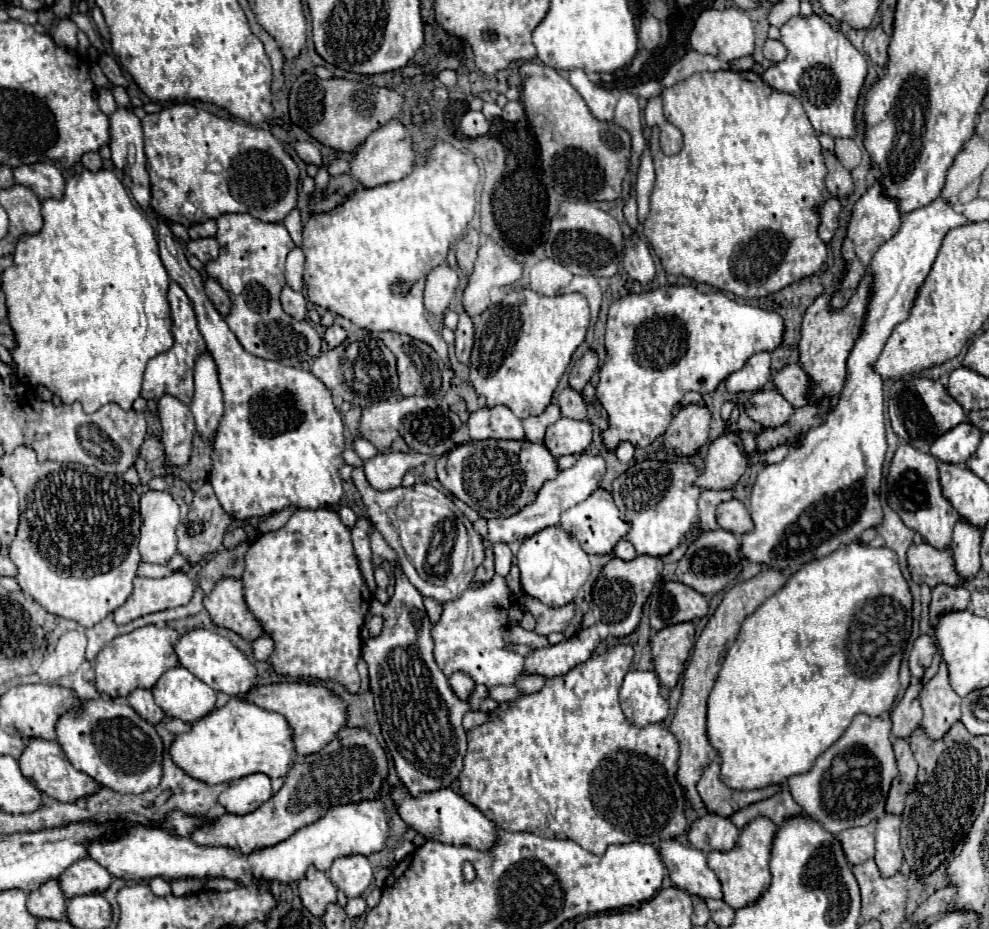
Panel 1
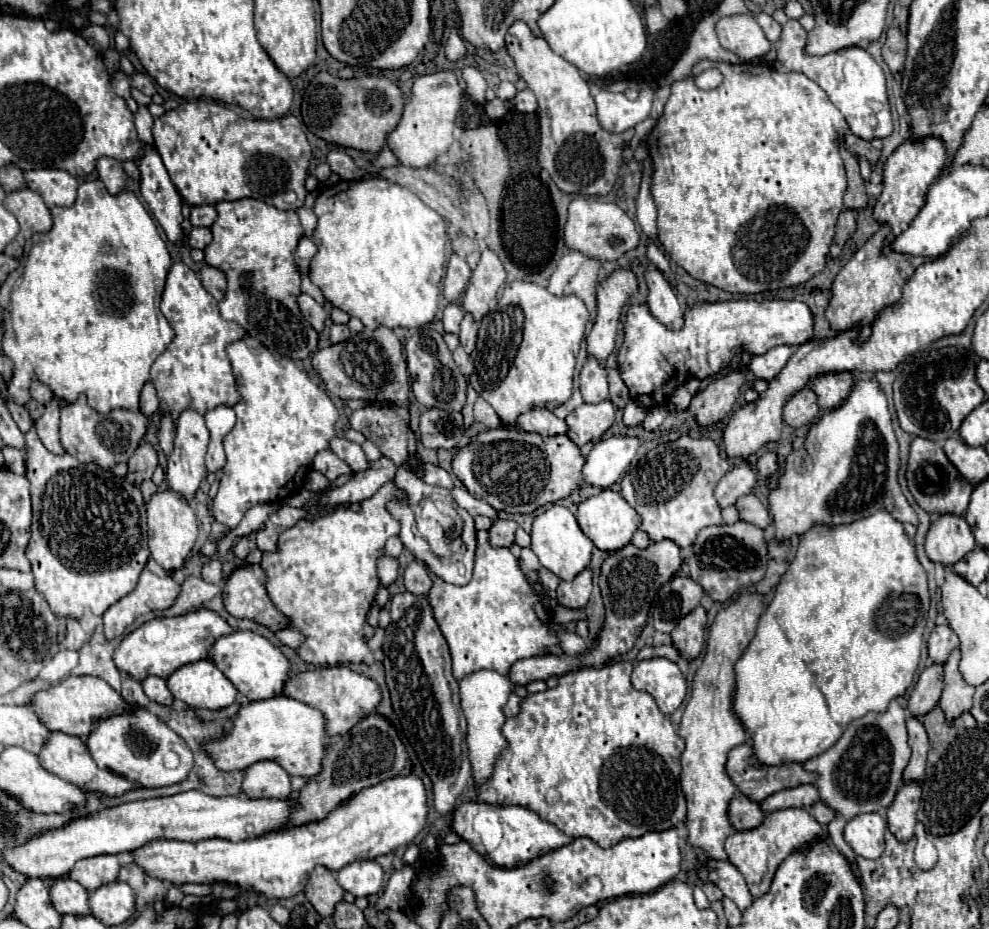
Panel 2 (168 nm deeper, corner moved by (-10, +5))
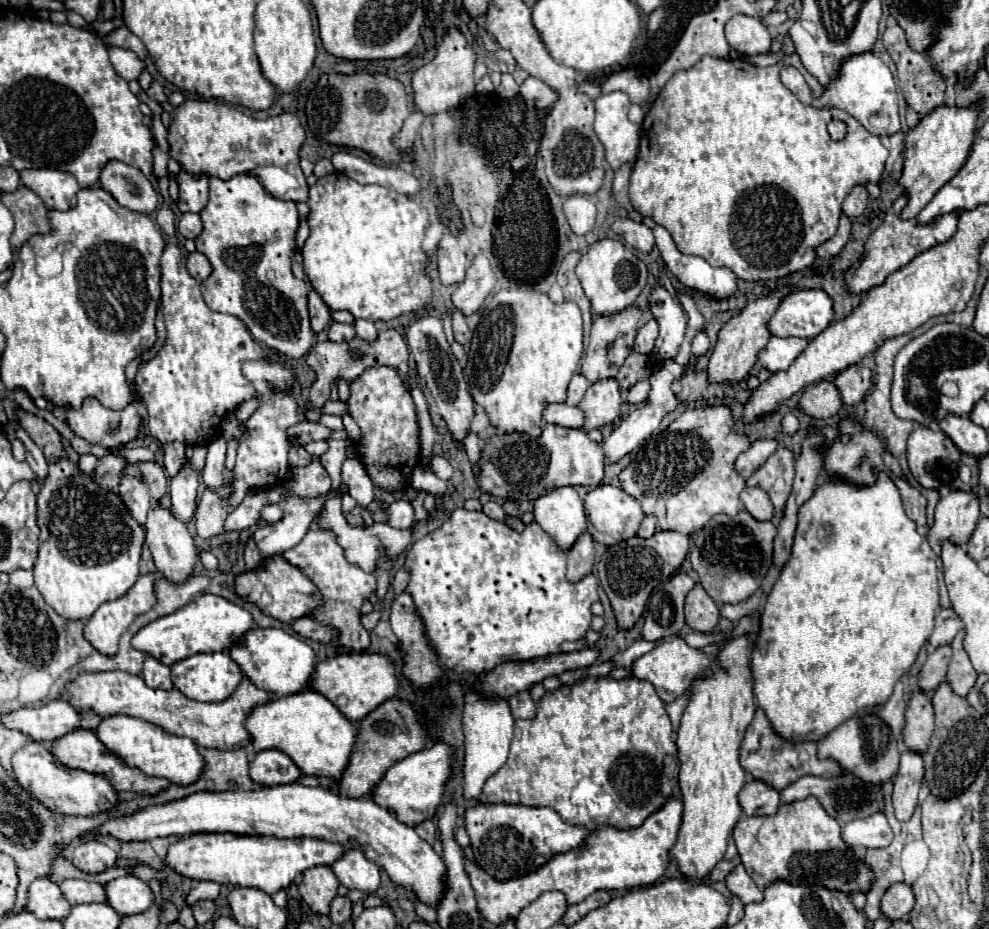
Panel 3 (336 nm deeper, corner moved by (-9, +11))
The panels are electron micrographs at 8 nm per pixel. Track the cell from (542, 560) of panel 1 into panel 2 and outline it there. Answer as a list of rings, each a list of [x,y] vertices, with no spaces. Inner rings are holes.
[[[552,505],[550,509],[542,511],[534,523],[532,523],[532,551],[538,555],[540,563],[554,571],[560,579],[574,579],[574,575],[578,575],[578,571],[582,571],[588,563],[590,563],[590,557],[592,557],[592,549],[594,549],[594,543],[582,533],[578,521],[576,521],[576,515],[562,507],[562,505]]]

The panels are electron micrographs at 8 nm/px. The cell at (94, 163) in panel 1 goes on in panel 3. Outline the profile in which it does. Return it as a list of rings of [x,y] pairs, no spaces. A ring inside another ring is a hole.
[[[123,161],[105,163],[99,181],[101,187],[127,209],[139,213],[151,213],[157,209],[157,193],[149,179],[139,169]]]

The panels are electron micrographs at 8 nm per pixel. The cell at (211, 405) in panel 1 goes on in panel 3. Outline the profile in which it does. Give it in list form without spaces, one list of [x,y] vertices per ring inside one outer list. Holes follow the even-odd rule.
[[[215,439],[207,445],[207,463],[203,469],[203,481],[207,487],[217,489],[217,491],[225,491],[229,489],[229,481],[223,477],[223,469],[225,469],[225,449],[227,443],[225,439]]]

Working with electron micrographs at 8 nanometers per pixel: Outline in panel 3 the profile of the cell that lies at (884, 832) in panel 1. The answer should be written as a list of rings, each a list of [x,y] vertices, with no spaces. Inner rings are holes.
[[[905,751],[893,779],[893,807],[899,821],[909,821],[917,807],[917,793],[923,781],[923,759],[919,753]]]

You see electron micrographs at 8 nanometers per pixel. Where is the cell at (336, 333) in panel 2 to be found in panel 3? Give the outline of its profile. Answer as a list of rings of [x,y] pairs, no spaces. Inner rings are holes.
[[[331,323],[329,331],[327,331],[327,337],[331,341],[347,341],[347,339],[353,339],[355,337],[355,329],[353,325],[345,325],[345,323]]]

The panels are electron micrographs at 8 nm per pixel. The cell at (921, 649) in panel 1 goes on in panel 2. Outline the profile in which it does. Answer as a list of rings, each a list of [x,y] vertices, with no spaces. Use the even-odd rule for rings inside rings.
[[[936,625],[928,639],[928,655],[934,663],[944,663],[954,647],[958,647],[958,635],[948,625]]]

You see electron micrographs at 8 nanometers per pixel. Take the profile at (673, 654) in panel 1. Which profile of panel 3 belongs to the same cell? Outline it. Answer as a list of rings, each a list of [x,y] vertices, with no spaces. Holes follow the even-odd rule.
[[[697,583],[685,599],[685,623],[701,633],[711,633],[719,623],[719,609]]]

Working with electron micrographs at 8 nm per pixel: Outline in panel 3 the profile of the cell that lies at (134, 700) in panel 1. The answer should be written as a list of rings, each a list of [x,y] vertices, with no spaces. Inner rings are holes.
[[[145,657],[145,663],[143,663],[143,681],[149,685],[149,687],[155,687],[155,689],[171,689],[173,683],[171,683],[171,677],[169,677],[169,667],[159,663],[155,657]]]

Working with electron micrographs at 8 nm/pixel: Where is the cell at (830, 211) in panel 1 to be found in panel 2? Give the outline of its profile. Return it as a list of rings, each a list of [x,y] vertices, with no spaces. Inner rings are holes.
[[[842,211],[842,215],[838,217],[838,229],[836,229],[836,237],[834,237],[834,243],[830,247],[830,253],[828,257],[838,257],[846,239],[854,233],[856,229],[856,219],[854,219],[854,213],[852,211]]]

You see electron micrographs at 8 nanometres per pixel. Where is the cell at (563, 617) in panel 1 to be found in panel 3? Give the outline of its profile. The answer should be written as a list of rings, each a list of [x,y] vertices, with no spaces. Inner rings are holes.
[[[583,533],[567,553],[567,577],[569,581],[581,581],[585,573],[591,573],[595,561],[595,543],[589,533]]]

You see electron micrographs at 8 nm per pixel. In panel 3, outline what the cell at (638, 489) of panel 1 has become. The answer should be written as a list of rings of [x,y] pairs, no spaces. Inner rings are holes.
[[[727,407],[689,409],[639,449],[637,457],[621,471],[619,481],[623,491],[641,503],[645,515],[659,519],[657,531],[673,529],[691,535],[713,515],[735,517],[743,509],[739,493],[745,479],[733,469],[733,461],[747,447],[747,437],[731,431]]]

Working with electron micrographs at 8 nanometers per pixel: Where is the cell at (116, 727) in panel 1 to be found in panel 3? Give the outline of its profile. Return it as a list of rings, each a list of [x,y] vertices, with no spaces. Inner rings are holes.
[[[129,715],[105,717],[105,721],[101,721],[101,729],[97,729],[97,737],[113,755],[121,757],[129,767],[137,767],[151,777],[163,777],[169,779],[171,783],[189,785],[197,781],[203,769],[203,757],[199,755],[195,743],[189,737],[167,733],[159,725],[153,725],[137,717]]]

